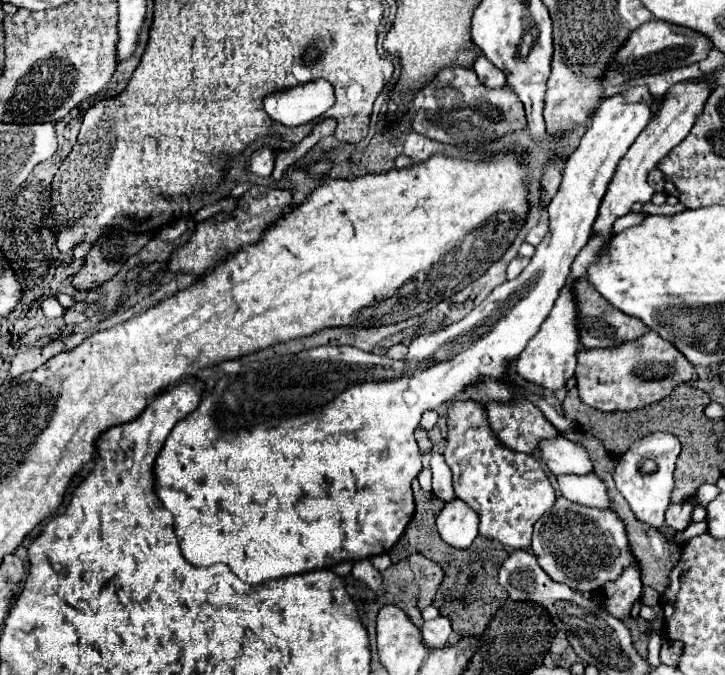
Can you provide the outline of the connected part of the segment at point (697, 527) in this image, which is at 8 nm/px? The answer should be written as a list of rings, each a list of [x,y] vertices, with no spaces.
[[[702,520],[702,522],[694,522],[694,524],[690,524],[682,534],[676,534],[676,544],[684,544],[684,542],[688,542],[692,536],[698,536],[698,534],[702,534],[702,532],[706,532],[708,530],[708,524],[706,524],[706,520]]]

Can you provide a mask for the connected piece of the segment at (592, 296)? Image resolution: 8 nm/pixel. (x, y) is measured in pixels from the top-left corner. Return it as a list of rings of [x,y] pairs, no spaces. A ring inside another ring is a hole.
[[[578,278],[572,286],[574,292],[574,302],[578,308],[578,336],[580,336],[580,344],[584,348],[600,348],[600,346],[620,346],[624,342],[632,342],[638,336],[642,336],[646,332],[646,326],[632,318],[632,316],[624,316],[622,312],[618,312],[616,308],[612,308],[600,294],[596,294],[596,290],[588,284],[588,280]]]

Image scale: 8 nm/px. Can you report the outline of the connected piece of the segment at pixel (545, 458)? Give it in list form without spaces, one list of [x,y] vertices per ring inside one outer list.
[[[564,436],[546,438],[538,442],[538,450],[542,456],[542,462],[550,468],[552,474],[588,474],[592,472],[592,462],[588,458],[588,452],[566,440]]]

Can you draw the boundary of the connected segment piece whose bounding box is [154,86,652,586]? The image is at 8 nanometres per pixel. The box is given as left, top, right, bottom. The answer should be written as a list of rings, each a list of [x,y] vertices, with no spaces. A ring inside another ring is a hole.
[[[636,86],[620,96],[604,100],[598,106],[598,110],[592,116],[592,124],[590,124],[588,132],[584,134],[578,150],[566,162],[562,184],[560,184],[556,196],[548,204],[550,230],[548,230],[546,238],[536,246],[536,254],[532,256],[526,270],[518,278],[504,282],[502,286],[492,290],[492,294],[460,322],[454,322],[438,332],[426,332],[426,334],[416,336],[408,346],[406,358],[390,360],[386,356],[376,356],[376,354],[358,350],[354,346],[318,346],[318,348],[312,348],[312,350],[306,350],[300,354],[288,354],[288,356],[270,358],[264,362],[250,362],[246,366],[240,366],[238,372],[222,376],[214,384],[214,388],[204,394],[200,406],[190,416],[176,422],[176,426],[172,428],[170,436],[166,438],[164,448],[160,450],[160,454],[156,458],[156,466],[154,466],[156,494],[160,496],[162,504],[174,516],[174,530],[176,530],[176,538],[180,542],[182,556],[192,566],[212,566],[212,564],[224,562],[232,568],[232,572],[242,582],[254,586],[254,584],[262,584],[266,580],[274,580],[274,578],[288,576],[288,574],[302,574],[302,572],[310,572],[310,570],[318,570],[318,568],[334,568],[336,564],[340,564],[344,560],[356,560],[356,558],[362,560],[362,558],[370,558],[376,554],[386,554],[396,544],[396,540],[402,536],[406,524],[410,522],[410,518],[414,514],[414,500],[412,500],[410,484],[422,470],[422,454],[420,454],[418,444],[414,440],[414,432],[420,424],[422,414],[426,410],[438,410],[442,404],[456,400],[458,394],[466,392],[468,388],[476,388],[480,384],[480,378],[492,378],[492,380],[504,382],[504,384],[508,382],[508,366],[512,366],[516,362],[516,358],[520,356],[520,352],[524,350],[528,340],[540,330],[540,326],[548,318],[556,298],[560,296],[560,288],[566,286],[572,262],[576,260],[576,254],[582,250],[582,246],[588,242],[588,238],[592,234],[592,226],[598,216],[600,202],[606,194],[606,188],[614,176],[618,162],[624,158],[628,148],[634,144],[638,134],[644,130],[644,126],[650,122],[650,104],[652,104],[652,98],[650,98],[648,90]]]

